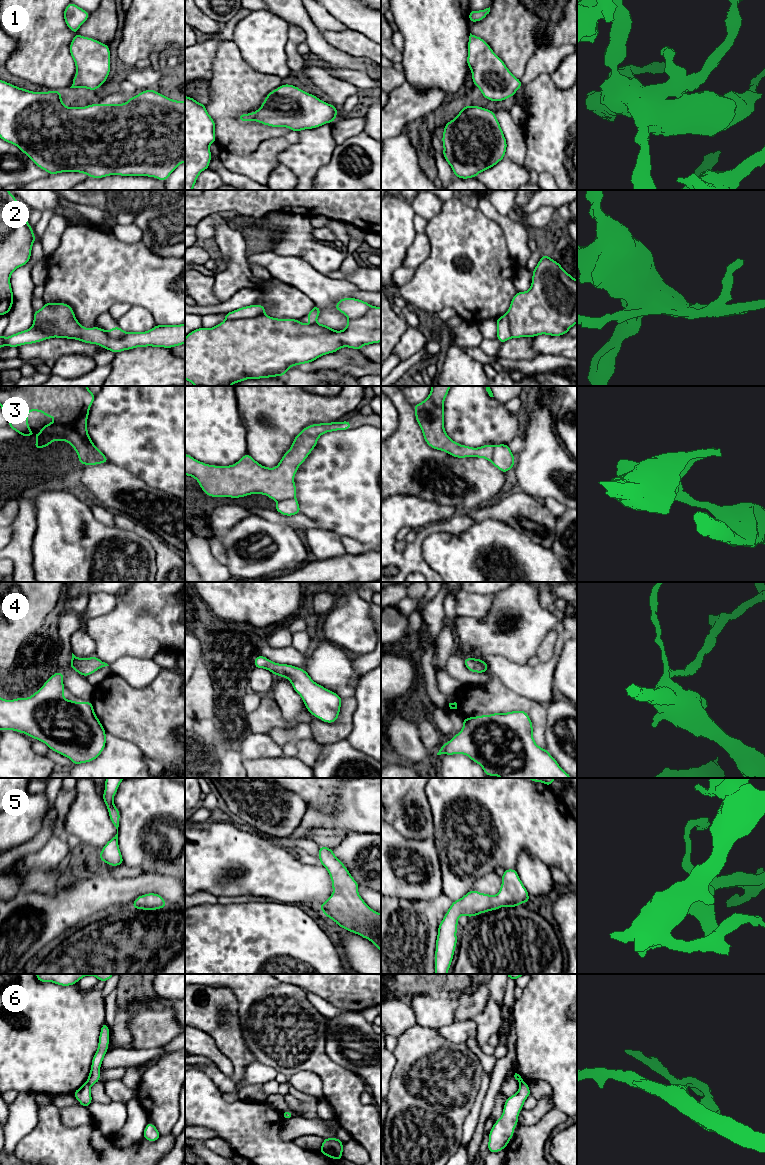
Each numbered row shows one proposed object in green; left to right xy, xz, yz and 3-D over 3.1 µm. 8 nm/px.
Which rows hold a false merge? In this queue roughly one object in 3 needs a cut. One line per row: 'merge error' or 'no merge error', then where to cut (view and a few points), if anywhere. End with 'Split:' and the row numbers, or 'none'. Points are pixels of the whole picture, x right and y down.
1: no merge error | no cut
2: merge error | xz (264, 313), (250, 318), (225, 320)
3: merge error | xy (96, 447), (88, 454), (86, 464)
4: no merge error | no cut
5: no merge error | no cut
6: merge error | xy (86, 1081), (90, 1086)
Split: 2, 3, 6

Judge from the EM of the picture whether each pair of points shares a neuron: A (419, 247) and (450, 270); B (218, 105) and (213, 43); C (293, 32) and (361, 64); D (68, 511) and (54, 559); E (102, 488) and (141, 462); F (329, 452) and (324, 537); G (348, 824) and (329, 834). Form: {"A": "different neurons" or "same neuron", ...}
{"A": "different neurons", "B": "different neurons", "C": "different neurons", "D": "same neuron", "E": "different neurons", "F": "different neurons", "G": "different neurons"}

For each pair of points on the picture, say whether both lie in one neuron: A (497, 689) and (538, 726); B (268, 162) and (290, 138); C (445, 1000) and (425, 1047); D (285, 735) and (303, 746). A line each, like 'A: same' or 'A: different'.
A: same
B: same
C: different
D: different

